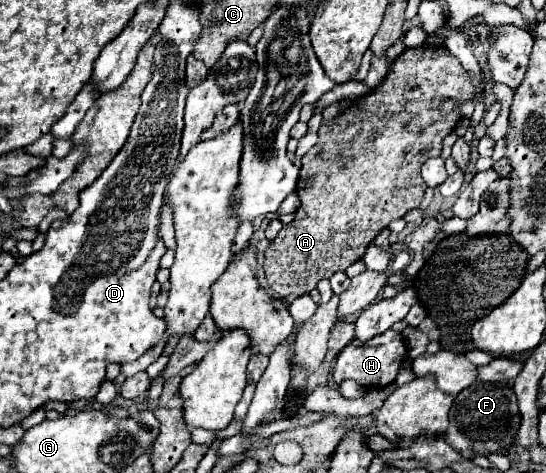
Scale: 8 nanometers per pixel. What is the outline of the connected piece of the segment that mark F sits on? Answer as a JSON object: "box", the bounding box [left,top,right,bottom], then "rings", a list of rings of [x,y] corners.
{"box":[446,382,520,454],"rings":[[[474,382],[454,398],[446,442],[460,452],[472,452],[472,454],[502,452],[502,448],[514,444],[518,428],[520,428],[520,410],[516,406],[516,394],[512,392],[510,382],[506,384]]]}

